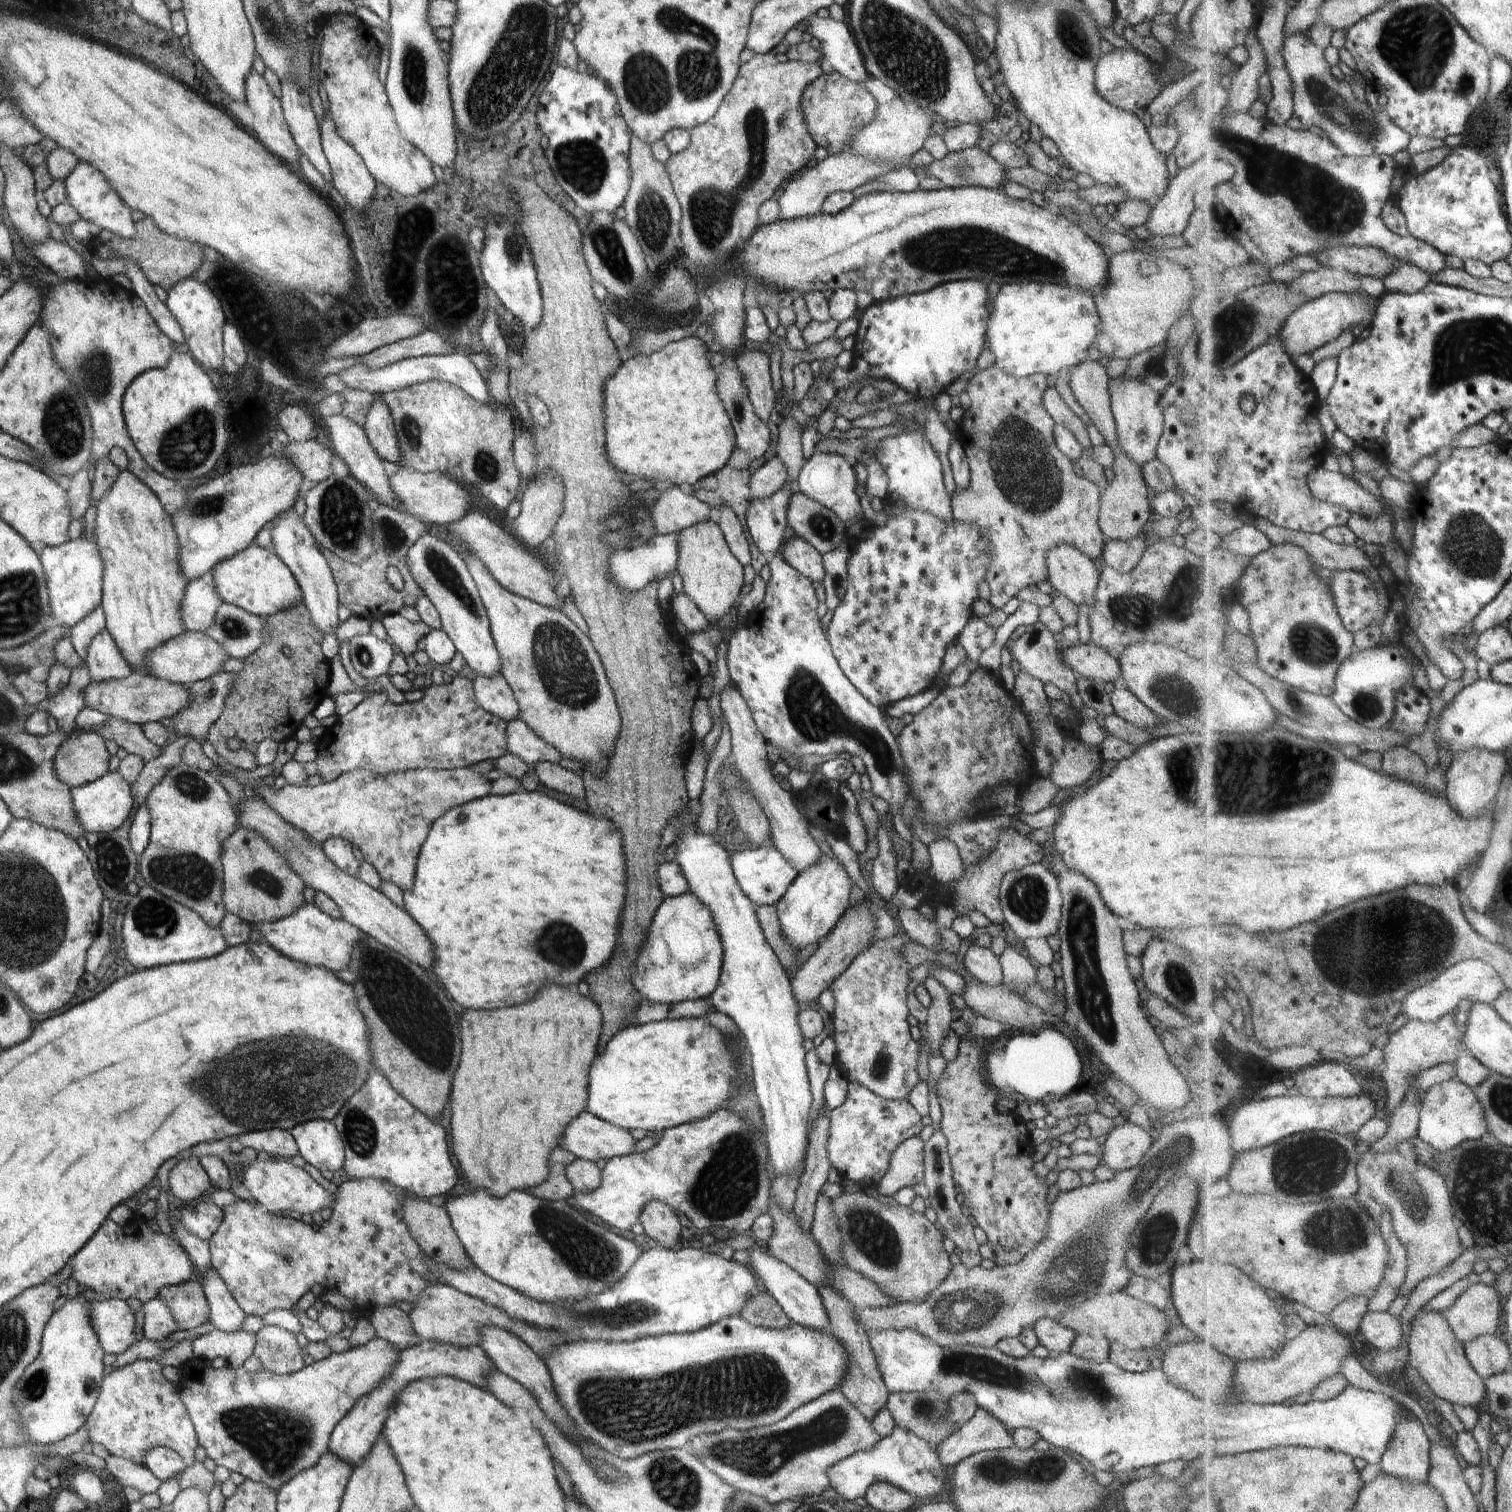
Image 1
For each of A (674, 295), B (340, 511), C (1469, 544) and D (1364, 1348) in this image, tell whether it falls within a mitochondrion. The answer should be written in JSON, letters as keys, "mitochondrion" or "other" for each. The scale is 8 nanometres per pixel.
{"A":"mitochondrion","B":"mitochondrion","C":"mitochondrion","D":"other"}

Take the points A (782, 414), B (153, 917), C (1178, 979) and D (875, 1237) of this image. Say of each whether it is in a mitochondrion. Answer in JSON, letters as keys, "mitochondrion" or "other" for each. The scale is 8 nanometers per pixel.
{"A":"other","B":"mitochondrion","C":"mitochondrion","D":"mitochondrion"}

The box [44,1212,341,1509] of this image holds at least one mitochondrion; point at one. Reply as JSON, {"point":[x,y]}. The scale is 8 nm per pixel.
{"point":[277,1440]}

